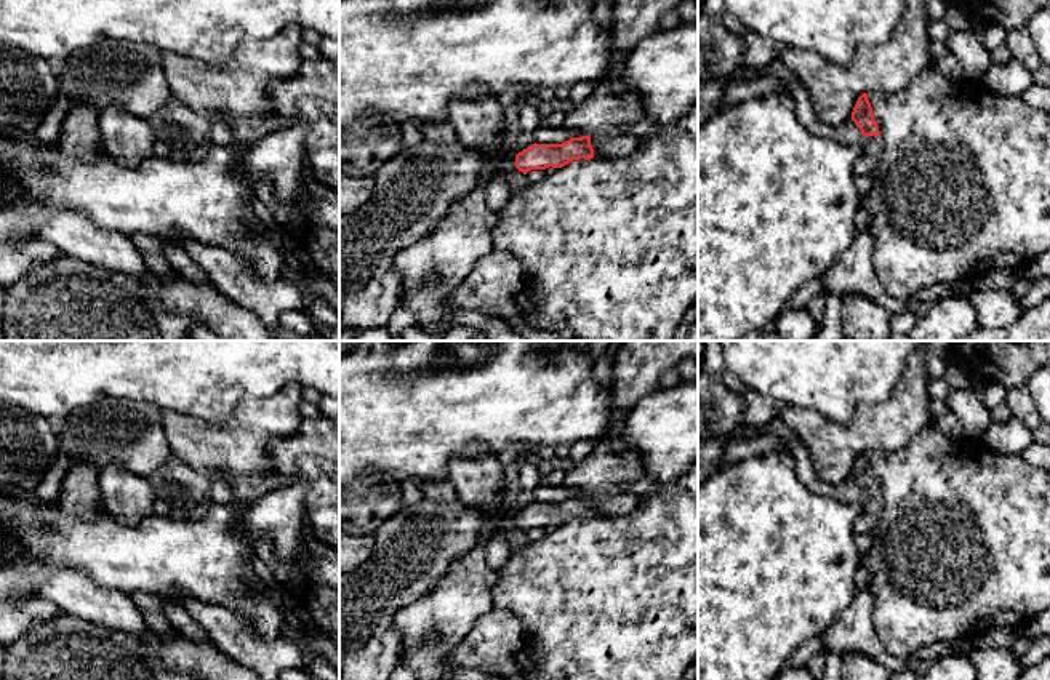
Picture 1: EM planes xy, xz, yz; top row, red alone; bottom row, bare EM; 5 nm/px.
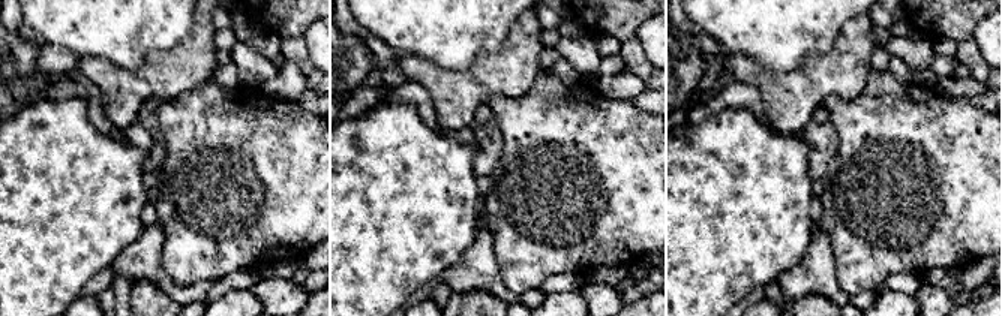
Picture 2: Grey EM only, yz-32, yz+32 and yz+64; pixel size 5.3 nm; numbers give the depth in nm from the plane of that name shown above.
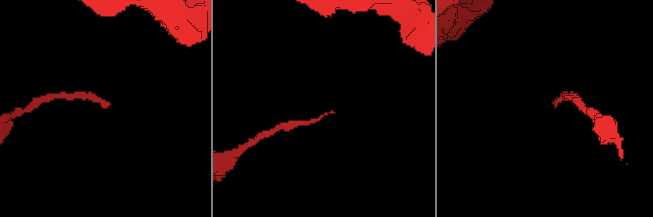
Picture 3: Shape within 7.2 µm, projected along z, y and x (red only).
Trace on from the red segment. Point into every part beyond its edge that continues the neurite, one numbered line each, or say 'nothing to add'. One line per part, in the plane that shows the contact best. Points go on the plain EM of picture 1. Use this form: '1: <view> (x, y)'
1: xz (605, 504)

